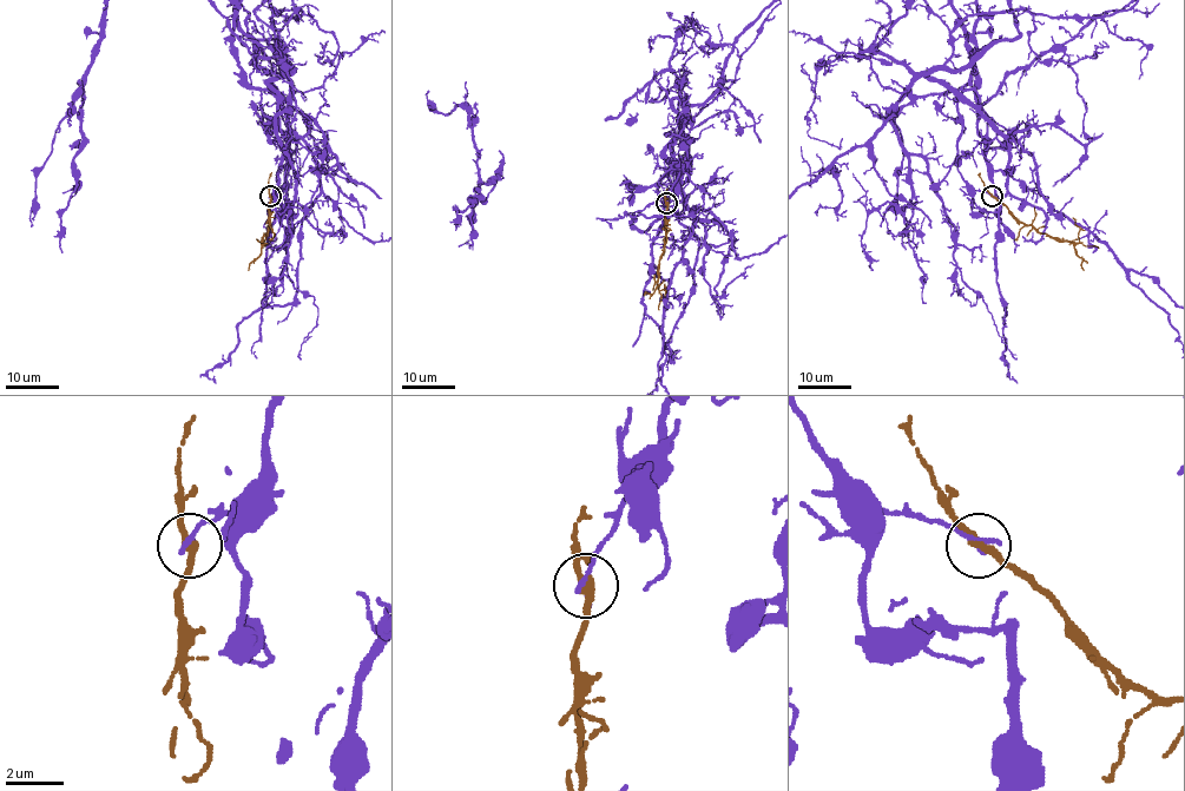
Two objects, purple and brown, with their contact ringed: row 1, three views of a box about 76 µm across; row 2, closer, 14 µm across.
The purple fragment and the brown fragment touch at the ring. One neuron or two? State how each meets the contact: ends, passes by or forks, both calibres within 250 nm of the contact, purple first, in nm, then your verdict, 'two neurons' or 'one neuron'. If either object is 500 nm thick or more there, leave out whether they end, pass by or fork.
purple ends; brown passes by; calibres 240 and 240 nm; two neurons

